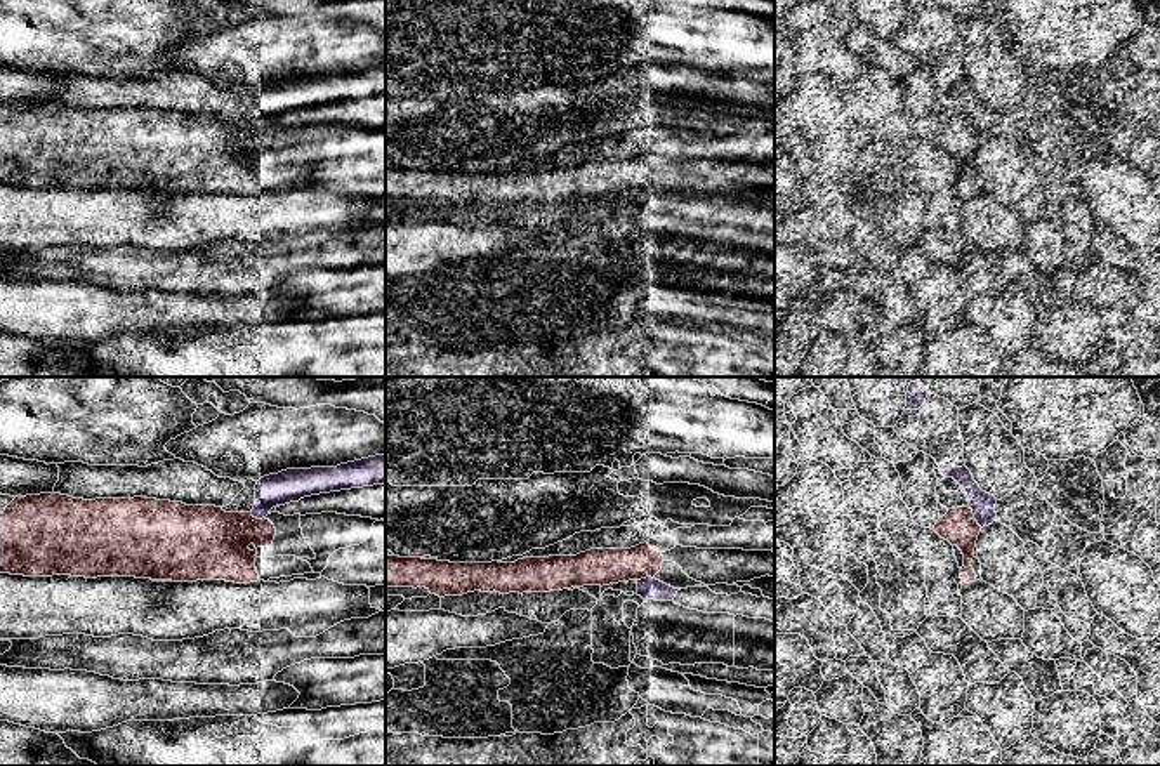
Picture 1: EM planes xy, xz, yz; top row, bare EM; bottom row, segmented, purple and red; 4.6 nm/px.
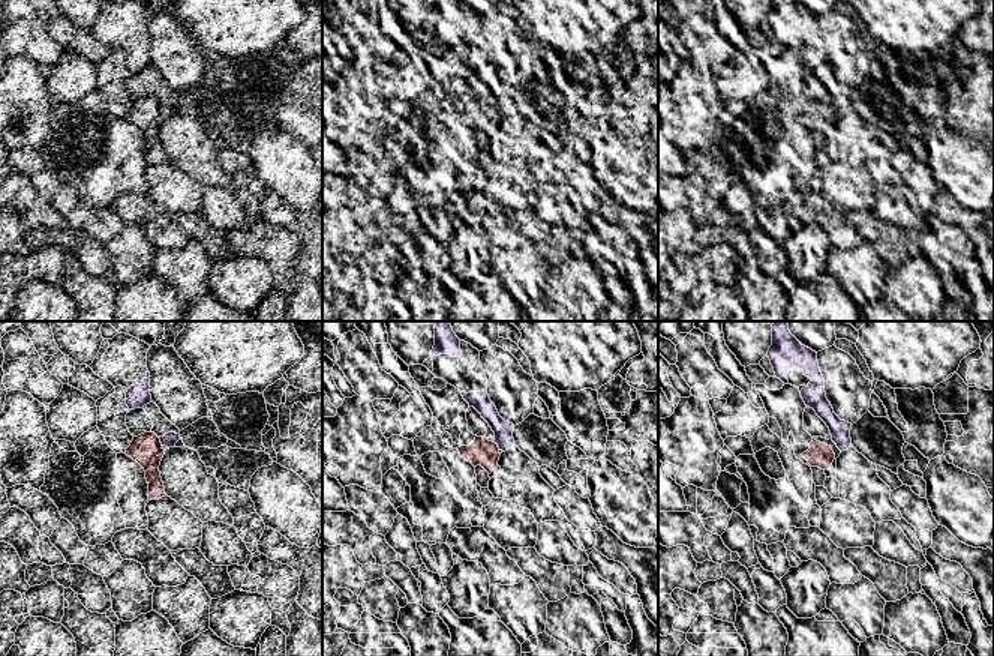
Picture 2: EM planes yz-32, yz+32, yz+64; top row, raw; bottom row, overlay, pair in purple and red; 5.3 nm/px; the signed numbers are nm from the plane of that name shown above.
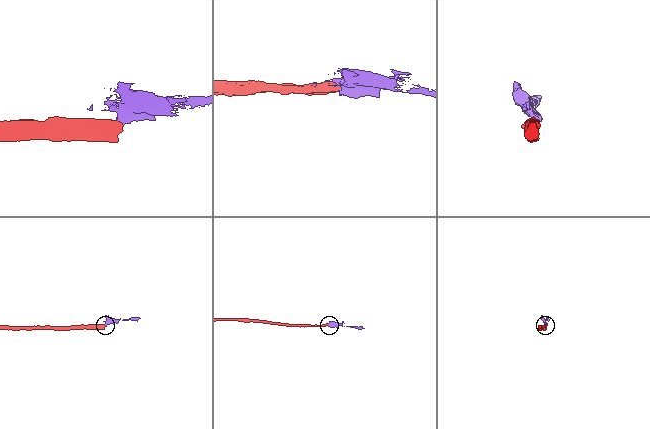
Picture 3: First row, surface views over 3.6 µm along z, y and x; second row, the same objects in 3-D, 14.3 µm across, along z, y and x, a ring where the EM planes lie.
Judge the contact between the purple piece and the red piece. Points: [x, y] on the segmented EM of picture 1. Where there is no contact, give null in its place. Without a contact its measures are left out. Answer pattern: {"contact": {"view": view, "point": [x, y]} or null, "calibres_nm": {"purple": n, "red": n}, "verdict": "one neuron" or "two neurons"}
{"contact": {"view": "yz", "point": [975, 516]}, "calibres_nm": {"purple": 110, "red": 160}, "verdict": "two neurons"}

